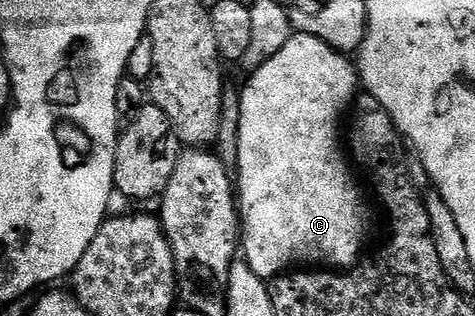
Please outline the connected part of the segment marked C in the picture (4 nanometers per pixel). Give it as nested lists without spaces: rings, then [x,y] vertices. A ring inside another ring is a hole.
[[[296,34],[263,67],[248,74],[249,82],[241,89],[241,118],[239,119],[239,163],[235,178],[235,193],[239,198],[239,245],[243,250],[243,259],[262,279],[272,279],[294,267],[352,267],[362,256],[361,244],[365,241],[365,209],[361,206],[361,193],[353,182],[350,162],[343,152],[343,118],[359,93],[359,73],[344,53],[337,52],[319,38],[311,34]]]

